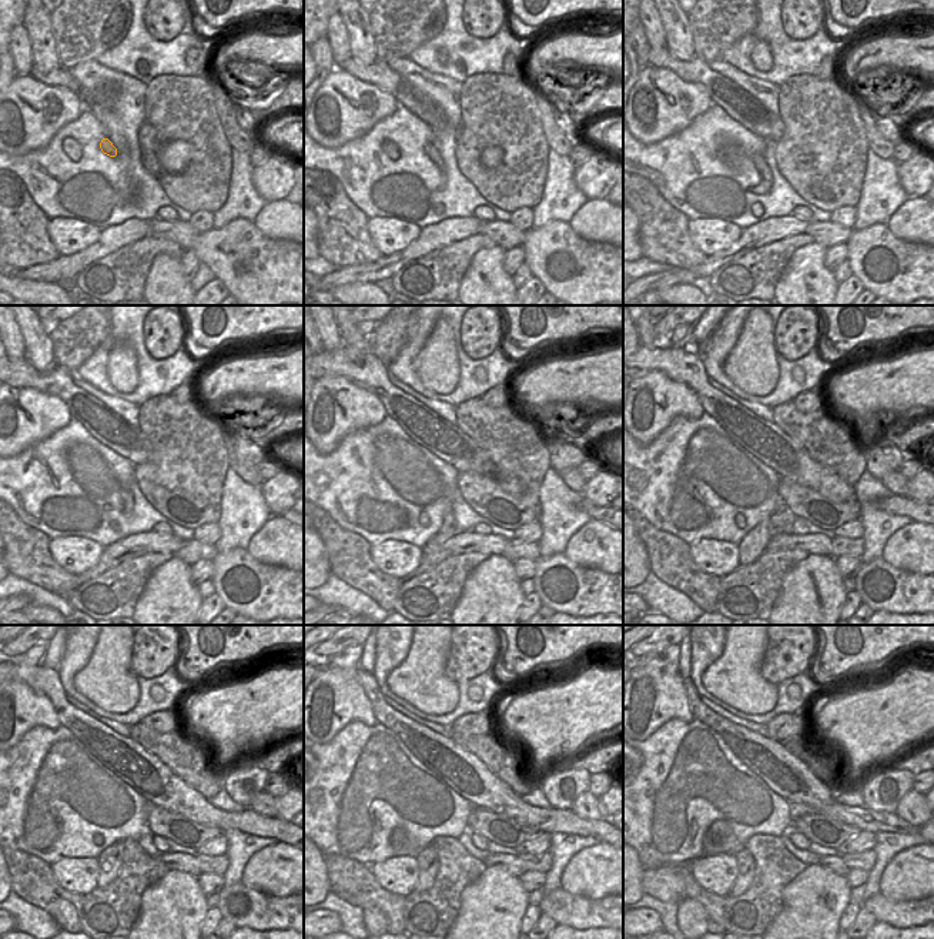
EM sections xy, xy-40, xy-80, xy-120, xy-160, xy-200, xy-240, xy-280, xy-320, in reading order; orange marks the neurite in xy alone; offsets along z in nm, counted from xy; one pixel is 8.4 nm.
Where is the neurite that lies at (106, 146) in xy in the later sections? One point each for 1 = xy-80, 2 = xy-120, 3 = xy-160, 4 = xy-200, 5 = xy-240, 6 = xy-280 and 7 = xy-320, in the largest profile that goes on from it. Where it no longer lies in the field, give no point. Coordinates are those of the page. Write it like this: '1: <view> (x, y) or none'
1: xy-80 (766, 179)
2: xy-120 (126, 495)
3: xy-160 (434, 545)
4: xy-200 (755, 541)
5: xy-240 (110, 861)
6: xy-280 (427, 861)
7: xy-320 (745, 861)

